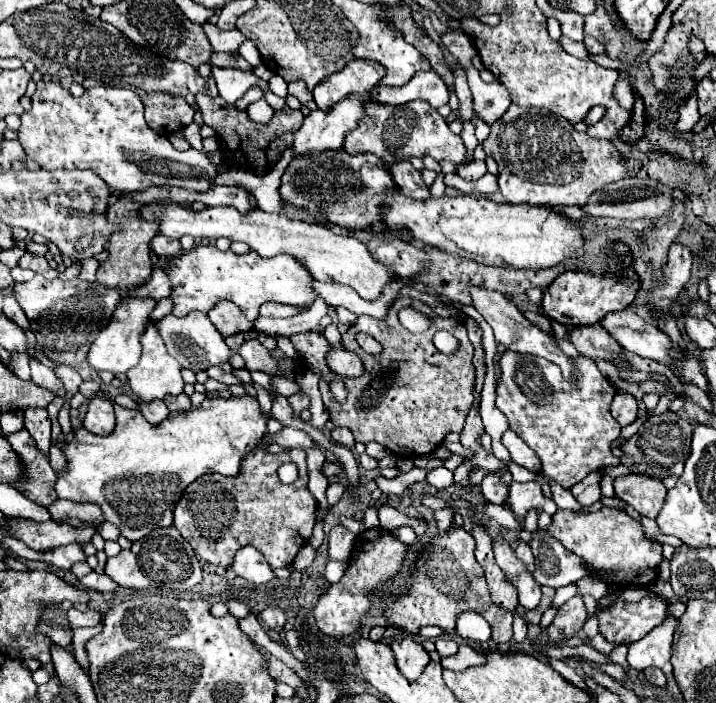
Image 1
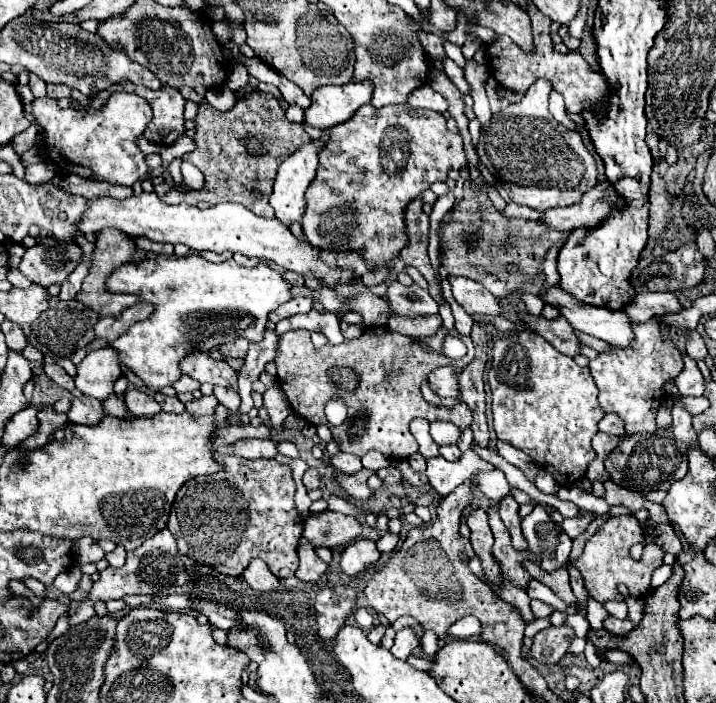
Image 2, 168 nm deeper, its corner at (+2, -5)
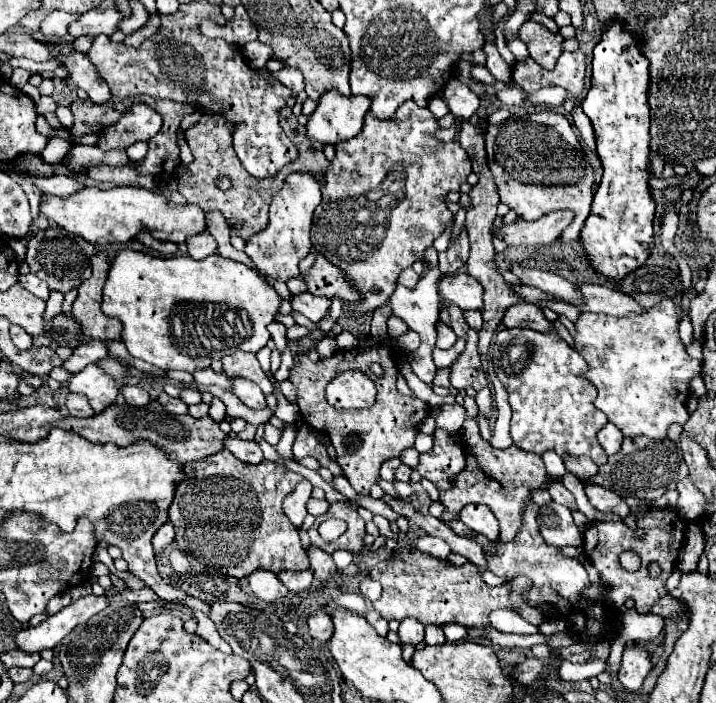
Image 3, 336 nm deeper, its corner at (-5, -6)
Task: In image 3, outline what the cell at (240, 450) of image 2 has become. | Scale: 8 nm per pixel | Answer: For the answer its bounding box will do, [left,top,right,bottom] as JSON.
[225,436,263,464]

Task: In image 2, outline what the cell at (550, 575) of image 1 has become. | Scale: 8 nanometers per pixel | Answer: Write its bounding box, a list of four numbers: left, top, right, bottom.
[522,505,572,573]

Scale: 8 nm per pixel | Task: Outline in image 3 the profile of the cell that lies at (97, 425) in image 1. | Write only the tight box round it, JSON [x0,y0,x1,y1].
[65,394,93,418]

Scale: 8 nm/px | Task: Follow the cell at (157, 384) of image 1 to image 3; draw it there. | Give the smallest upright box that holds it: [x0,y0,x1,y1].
[101,250,283,374]

